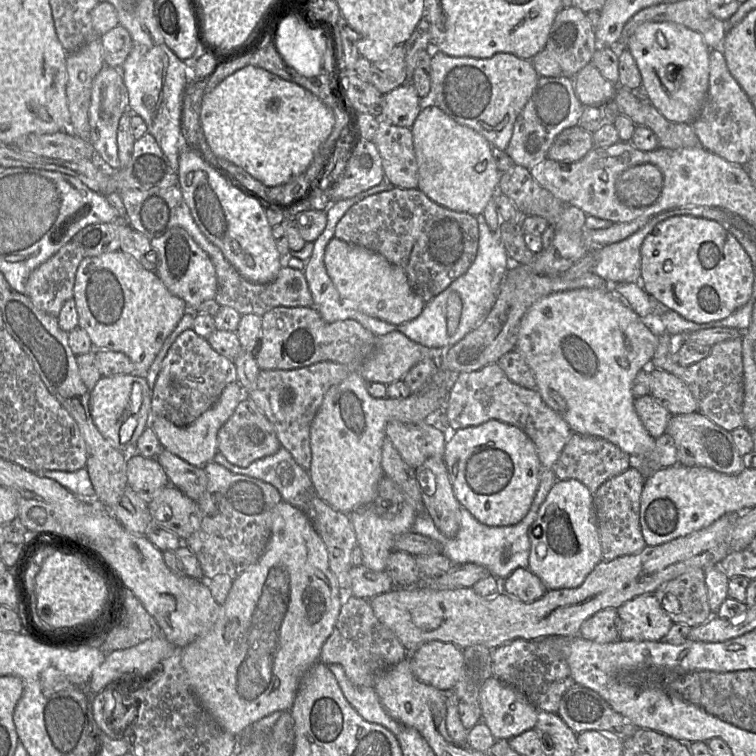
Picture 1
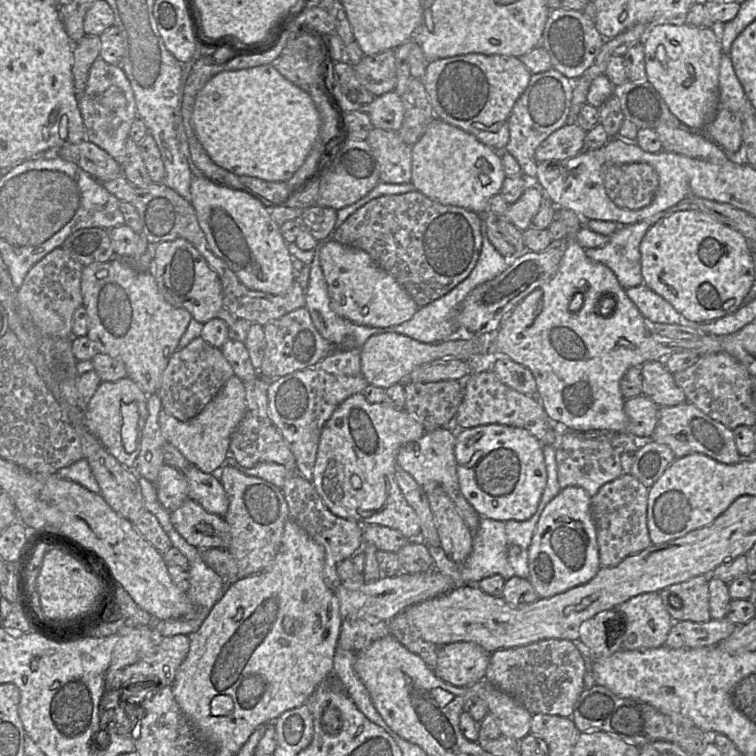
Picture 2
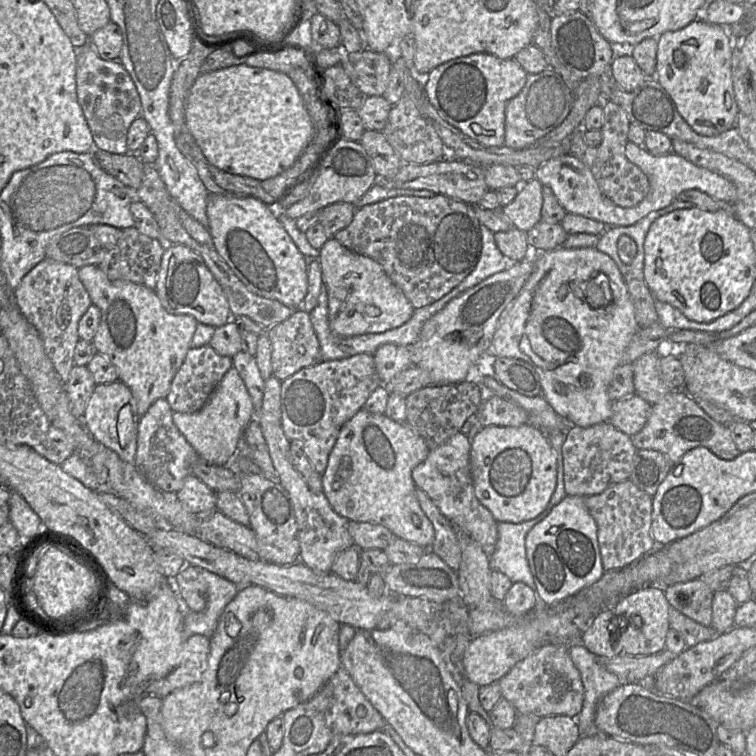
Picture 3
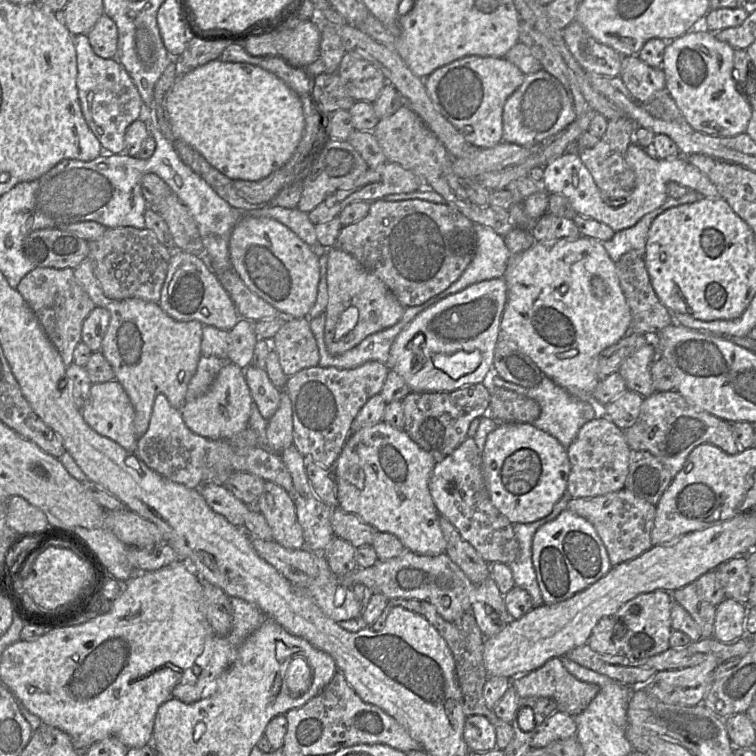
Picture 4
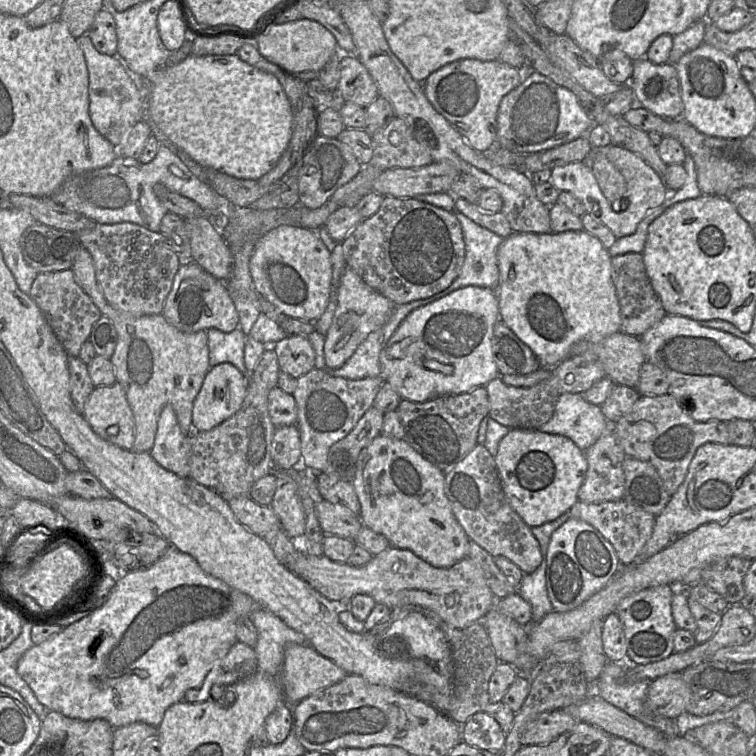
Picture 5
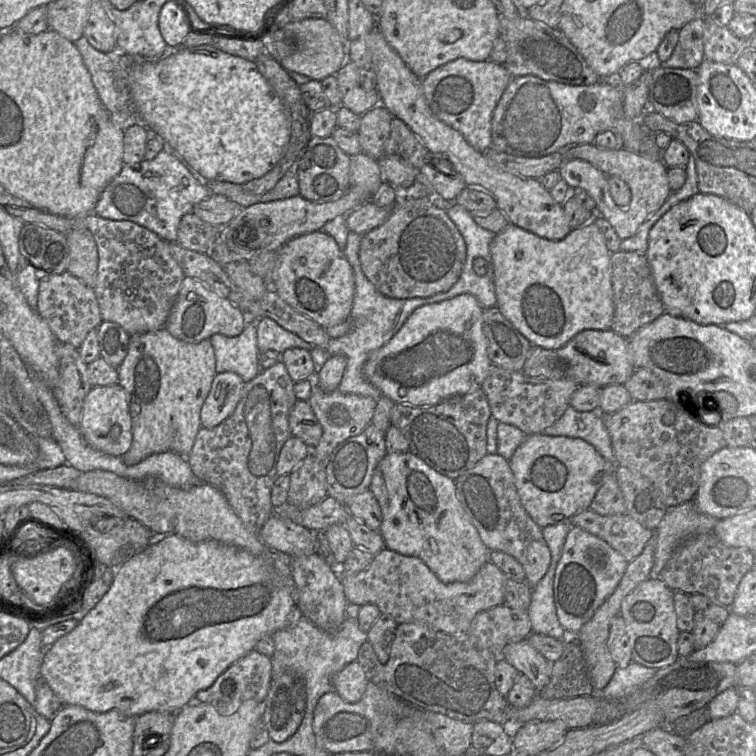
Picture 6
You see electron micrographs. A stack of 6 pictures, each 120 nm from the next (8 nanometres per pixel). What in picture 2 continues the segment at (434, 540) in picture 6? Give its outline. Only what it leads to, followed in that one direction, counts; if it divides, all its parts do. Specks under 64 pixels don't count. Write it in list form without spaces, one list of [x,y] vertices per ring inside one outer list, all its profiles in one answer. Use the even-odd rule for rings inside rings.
[[[363,393],[354,394],[337,407],[322,429],[311,483],[323,500],[324,504],[334,515],[344,519],[353,520],[361,526],[386,526],[398,530],[410,540],[417,540],[421,536],[420,520],[414,509],[407,503],[406,499],[404,498],[396,481],[395,471],[397,466],[397,454],[400,448],[408,443],[418,441],[425,435],[425,433],[426,431],[423,426],[405,410],[397,410],[384,402],[369,403],[365,399]]]

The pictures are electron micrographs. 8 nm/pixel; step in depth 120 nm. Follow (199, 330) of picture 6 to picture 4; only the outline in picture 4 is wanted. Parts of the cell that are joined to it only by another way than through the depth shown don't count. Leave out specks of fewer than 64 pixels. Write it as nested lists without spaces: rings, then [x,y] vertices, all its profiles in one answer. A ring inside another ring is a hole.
[[[185,251],[172,252],[159,305],[165,313],[177,321],[197,320],[203,325],[226,331],[230,331],[240,318],[232,299],[218,281],[206,259]]]

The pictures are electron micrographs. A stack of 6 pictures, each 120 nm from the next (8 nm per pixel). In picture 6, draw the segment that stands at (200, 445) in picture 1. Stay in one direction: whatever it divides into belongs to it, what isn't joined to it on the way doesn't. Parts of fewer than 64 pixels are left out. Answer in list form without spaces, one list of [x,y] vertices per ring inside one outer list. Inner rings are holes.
[[[217,373],[200,412],[203,428],[211,429],[226,420],[239,403],[245,382],[236,373]]]

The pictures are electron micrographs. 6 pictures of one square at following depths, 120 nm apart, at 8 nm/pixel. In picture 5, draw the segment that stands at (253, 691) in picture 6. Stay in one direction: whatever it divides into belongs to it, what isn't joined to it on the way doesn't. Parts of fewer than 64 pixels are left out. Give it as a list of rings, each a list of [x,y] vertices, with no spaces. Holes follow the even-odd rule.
[[[236,642],[226,656],[217,661],[200,688],[195,688],[193,703],[208,700],[214,685],[233,685],[258,672],[257,655],[253,647]]]

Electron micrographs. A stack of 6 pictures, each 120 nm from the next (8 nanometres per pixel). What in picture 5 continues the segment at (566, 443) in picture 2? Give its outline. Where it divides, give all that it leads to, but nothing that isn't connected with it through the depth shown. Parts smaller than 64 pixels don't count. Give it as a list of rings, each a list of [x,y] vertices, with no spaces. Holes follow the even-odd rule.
[[[607,431],[584,451],[588,468],[578,492],[578,500],[602,503],[624,498],[625,474],[623,462],[627,455],[614,433]]]

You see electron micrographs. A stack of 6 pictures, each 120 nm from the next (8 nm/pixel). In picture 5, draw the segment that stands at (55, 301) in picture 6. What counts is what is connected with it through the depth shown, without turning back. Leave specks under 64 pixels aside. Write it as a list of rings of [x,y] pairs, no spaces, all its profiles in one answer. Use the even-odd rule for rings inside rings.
[[[72,270],[38,273],[28,295],[42,311],[68,356],[78,357],[81,346],[88,340],[92,326],[102,313],[79,286]]]

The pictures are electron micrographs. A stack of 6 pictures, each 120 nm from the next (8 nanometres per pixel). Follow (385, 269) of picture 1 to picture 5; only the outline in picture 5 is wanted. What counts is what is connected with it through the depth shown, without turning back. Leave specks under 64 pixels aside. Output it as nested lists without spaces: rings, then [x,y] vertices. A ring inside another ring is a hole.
[[[346,267],[337,290],[337,307],[331,326],[325,335],[324,359],[326,366],[336,369],[343,366],[357,347],[373,331],[390,318],[395,304],[368,286],[351,268]]]

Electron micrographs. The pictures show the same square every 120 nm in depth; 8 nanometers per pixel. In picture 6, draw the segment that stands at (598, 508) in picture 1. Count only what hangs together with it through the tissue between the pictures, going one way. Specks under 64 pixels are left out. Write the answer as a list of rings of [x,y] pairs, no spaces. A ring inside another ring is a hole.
[[[586,509],[571,518],[571,525],[578,526],[607,542],[629,563],[637,558],[654,531],[641,525],[629,514],[600,515]]]

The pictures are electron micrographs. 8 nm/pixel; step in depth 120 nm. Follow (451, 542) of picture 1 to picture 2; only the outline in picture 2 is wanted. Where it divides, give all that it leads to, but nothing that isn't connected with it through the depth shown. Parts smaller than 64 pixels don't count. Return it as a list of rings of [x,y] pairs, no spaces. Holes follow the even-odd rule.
[[[543,446],[544,459],[547,470],[547,484],[539,502],[535,514],[526,521],[497,521],[488,518],[480,518],[478,529],[473,532],[473,548],[466,561],[457,564],[449,559],[441,546],[428,546],[430,555],[435,561],[435,567],[438,571],[450,576],[456,583],[456,588],[468,584],[477,584],[484,578],[492,575],[501,575],[505,581],[517,576],[520,578],[529,578],[529,558],[528,550],[535,532],[537,523],[545,507],[562,490],[558,481],[556,448],[554,446]],[[518,546],[520,552],[517,556],[509,556],[508,548]]]

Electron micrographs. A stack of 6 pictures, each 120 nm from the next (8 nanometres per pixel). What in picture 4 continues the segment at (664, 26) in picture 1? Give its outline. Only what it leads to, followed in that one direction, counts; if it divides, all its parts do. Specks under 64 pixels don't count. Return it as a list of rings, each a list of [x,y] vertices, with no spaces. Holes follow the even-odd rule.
[[[693,30],[667,41],[661,69],[665,73],[666,90],[675,100],[682,115],[696,131],[713,137],[734,137],[745,133],[752,116],[750,103],[734,80],[734,48],[716,39],[708,30]]]

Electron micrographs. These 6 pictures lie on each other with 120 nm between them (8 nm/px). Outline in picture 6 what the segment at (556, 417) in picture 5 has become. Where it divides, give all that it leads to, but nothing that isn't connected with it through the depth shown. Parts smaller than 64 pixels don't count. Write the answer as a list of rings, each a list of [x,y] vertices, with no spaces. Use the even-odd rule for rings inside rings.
[[[569,406],[554,424],[541,433],[582,438],[594,446],[609,464],[616,465],[612,440],[599,411],[581,412]]]

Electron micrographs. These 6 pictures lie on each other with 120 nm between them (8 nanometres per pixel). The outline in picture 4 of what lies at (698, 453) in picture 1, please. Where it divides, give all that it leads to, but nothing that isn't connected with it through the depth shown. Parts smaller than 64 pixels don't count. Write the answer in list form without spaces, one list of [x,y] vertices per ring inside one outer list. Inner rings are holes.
[[[676,390],[644,397],[638,419],[623,431],[632,451],[648,451],[656,456],[672,478],[683,468],[691,451],[701,444],[713,444],[731,455],[740,451],[729,422],[694,407]]]

